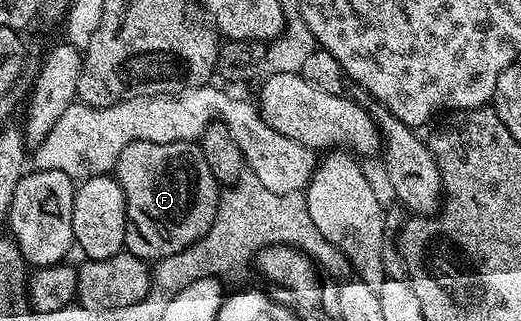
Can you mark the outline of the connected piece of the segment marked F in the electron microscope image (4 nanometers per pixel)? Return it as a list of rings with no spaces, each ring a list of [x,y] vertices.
[[[134,141],[122,149],[114,168],[114,178],[122,185],[126,197],[126,250],[134,257],[145,261],[159,261],[174,253],[182,253],[190,245],[197,243],[218,213],[222,194],[221,184],[216,182],[206,157],[195,142],[191,143],[155,143],[154,141]]]

